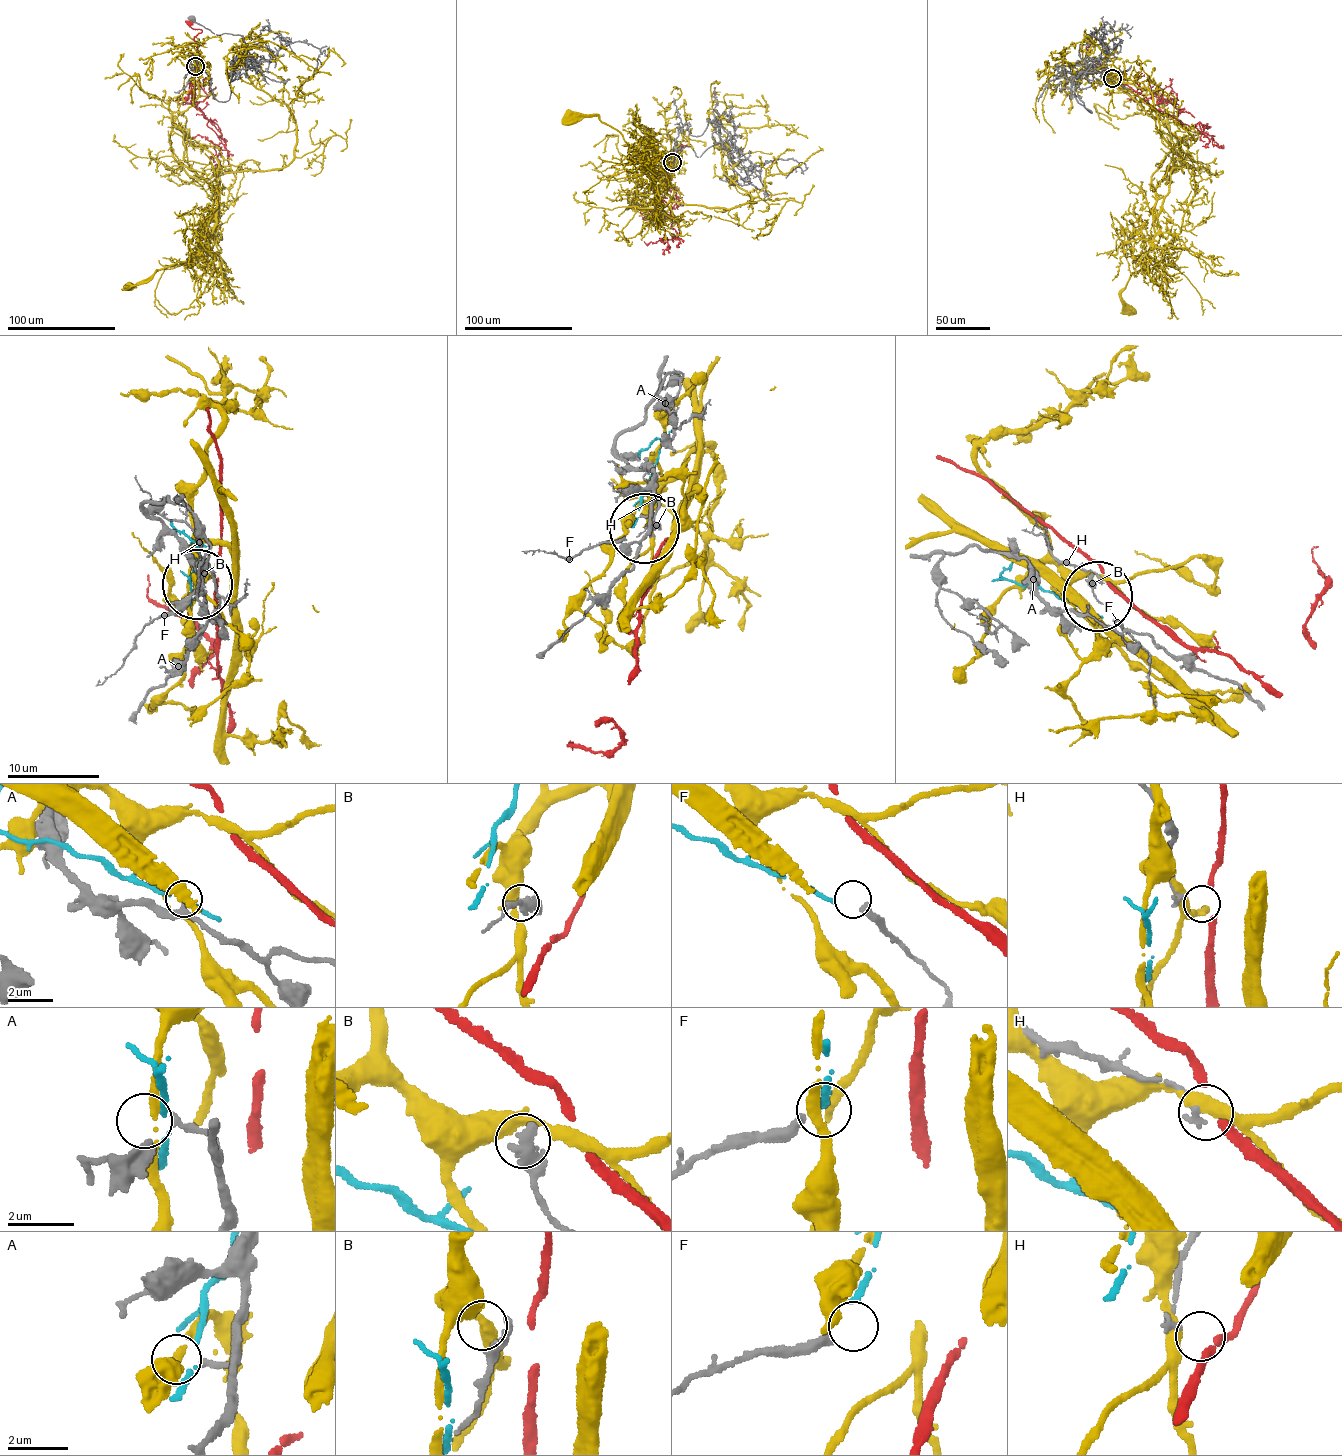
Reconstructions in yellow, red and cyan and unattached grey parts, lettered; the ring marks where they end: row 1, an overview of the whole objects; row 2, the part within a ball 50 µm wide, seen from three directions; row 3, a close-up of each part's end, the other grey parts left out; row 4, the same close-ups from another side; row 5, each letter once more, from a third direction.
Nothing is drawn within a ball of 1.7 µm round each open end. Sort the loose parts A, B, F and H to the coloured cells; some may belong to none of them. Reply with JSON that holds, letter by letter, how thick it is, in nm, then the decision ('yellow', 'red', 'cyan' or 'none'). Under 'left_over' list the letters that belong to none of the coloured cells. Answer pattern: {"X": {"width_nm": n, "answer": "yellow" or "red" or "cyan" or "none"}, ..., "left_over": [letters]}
{"A": {"width_nm": 200, "answer": "none"}, "B": {"width_nm": 440, "answer": "none"}, "F": {"width_nm": 320, "answer": "cyan"}, "H": {"width_nm": 240, "answer": "red"}, "left_over": ["A", "B"]}

